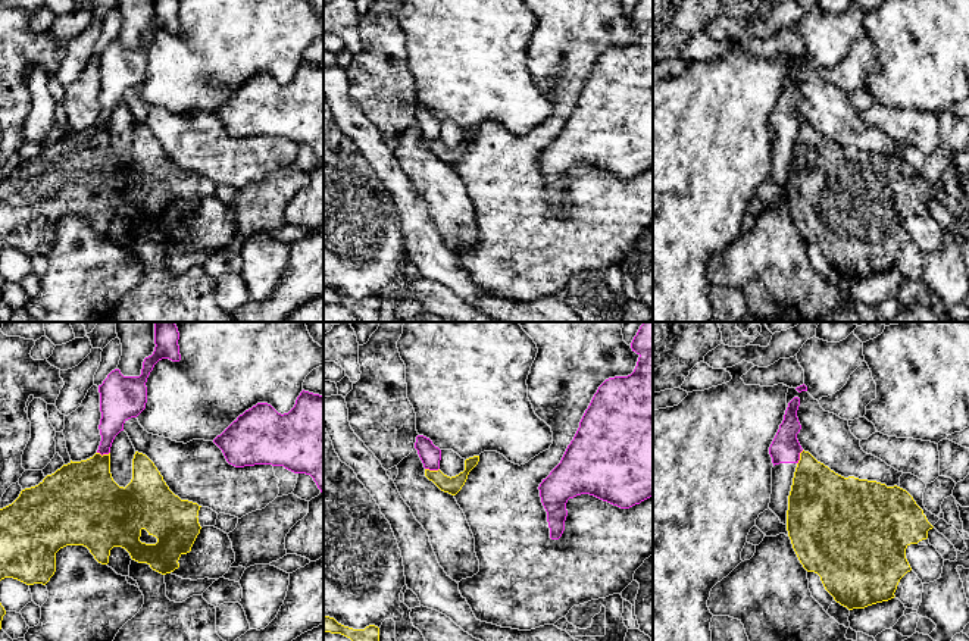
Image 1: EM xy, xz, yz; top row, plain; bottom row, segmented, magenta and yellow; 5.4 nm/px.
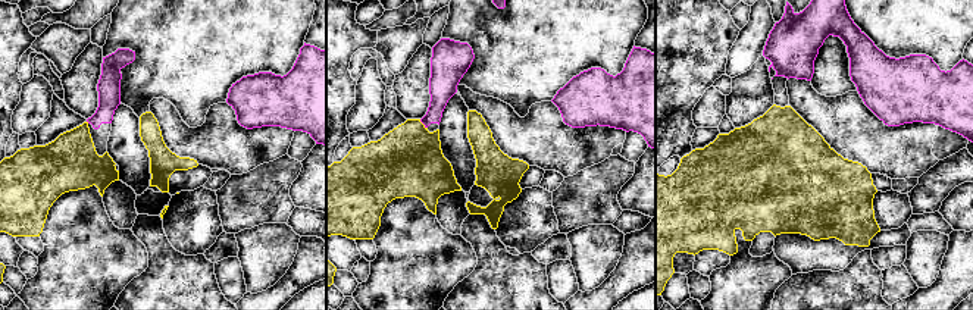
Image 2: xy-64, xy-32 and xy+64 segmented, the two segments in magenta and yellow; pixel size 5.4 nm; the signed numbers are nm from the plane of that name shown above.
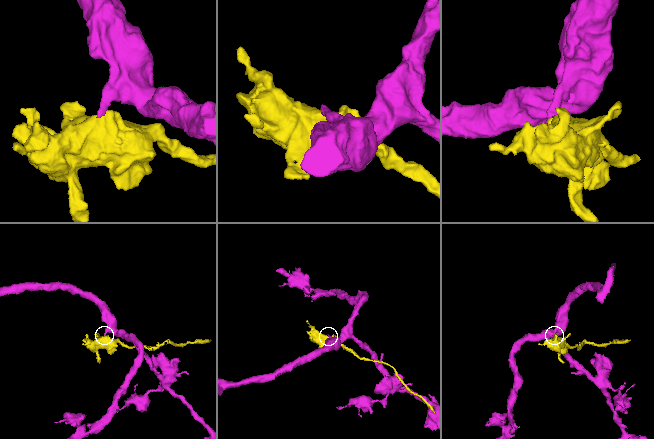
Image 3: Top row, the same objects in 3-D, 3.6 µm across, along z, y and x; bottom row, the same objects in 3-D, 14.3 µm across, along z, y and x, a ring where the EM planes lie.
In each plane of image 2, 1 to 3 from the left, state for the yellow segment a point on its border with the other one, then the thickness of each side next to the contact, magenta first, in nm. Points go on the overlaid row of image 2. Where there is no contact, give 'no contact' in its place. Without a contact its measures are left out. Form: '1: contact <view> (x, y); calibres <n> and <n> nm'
1: no contact
2: contact xy-32 (422, 122); calibres 160 and 380 nm
3: no contact

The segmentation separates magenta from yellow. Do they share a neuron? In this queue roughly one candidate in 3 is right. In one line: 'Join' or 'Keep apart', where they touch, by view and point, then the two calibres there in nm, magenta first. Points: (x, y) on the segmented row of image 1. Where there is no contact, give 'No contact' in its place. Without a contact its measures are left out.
Keep apart. Touches magenta at xz (433, 469). Thickness 120 nm (magenta) against 90 nm

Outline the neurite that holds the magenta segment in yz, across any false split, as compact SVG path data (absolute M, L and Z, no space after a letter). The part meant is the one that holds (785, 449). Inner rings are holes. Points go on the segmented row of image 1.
M794 397L785 410L784 420L769 447L772 457L772 494L769 509L787 525L788 495L794 472L803 451L797 434L801 425L797 418L800 398Z

